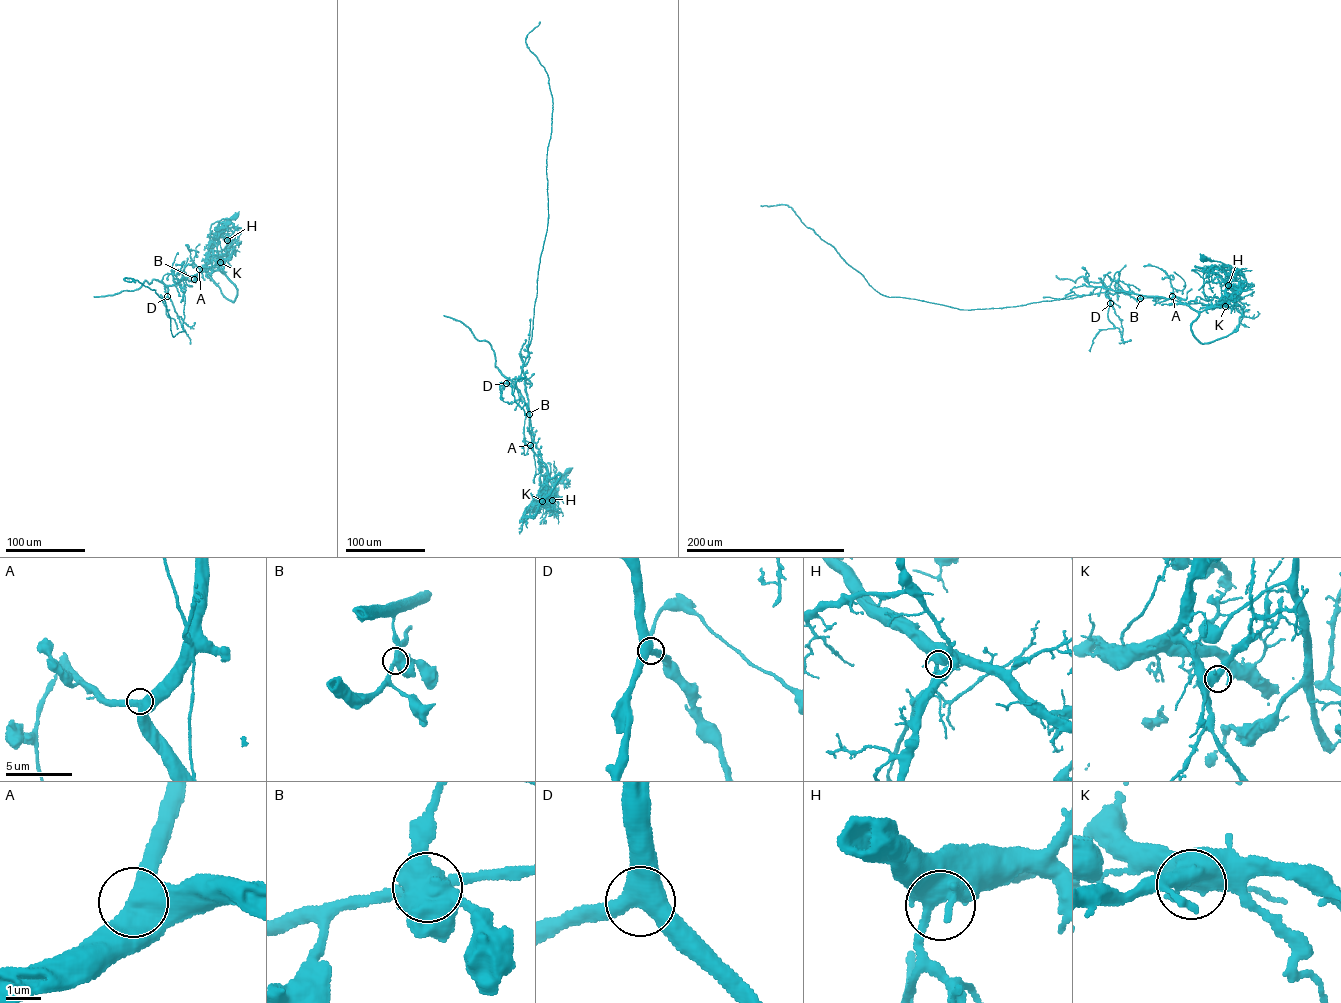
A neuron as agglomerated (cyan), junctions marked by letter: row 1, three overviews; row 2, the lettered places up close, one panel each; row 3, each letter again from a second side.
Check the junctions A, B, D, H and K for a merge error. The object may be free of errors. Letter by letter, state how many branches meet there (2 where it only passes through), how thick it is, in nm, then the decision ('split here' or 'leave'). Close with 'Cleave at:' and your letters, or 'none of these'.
A: branches 3; calibre 500 nm; leave
B: branches 4; calibre 500 nm; split here
D: branches 3; calibre 550 nm; leave
H: branches 3; calibre 500 nm; leave
K: branches 3; calibre 440 nm; leave
Cleave at: B

